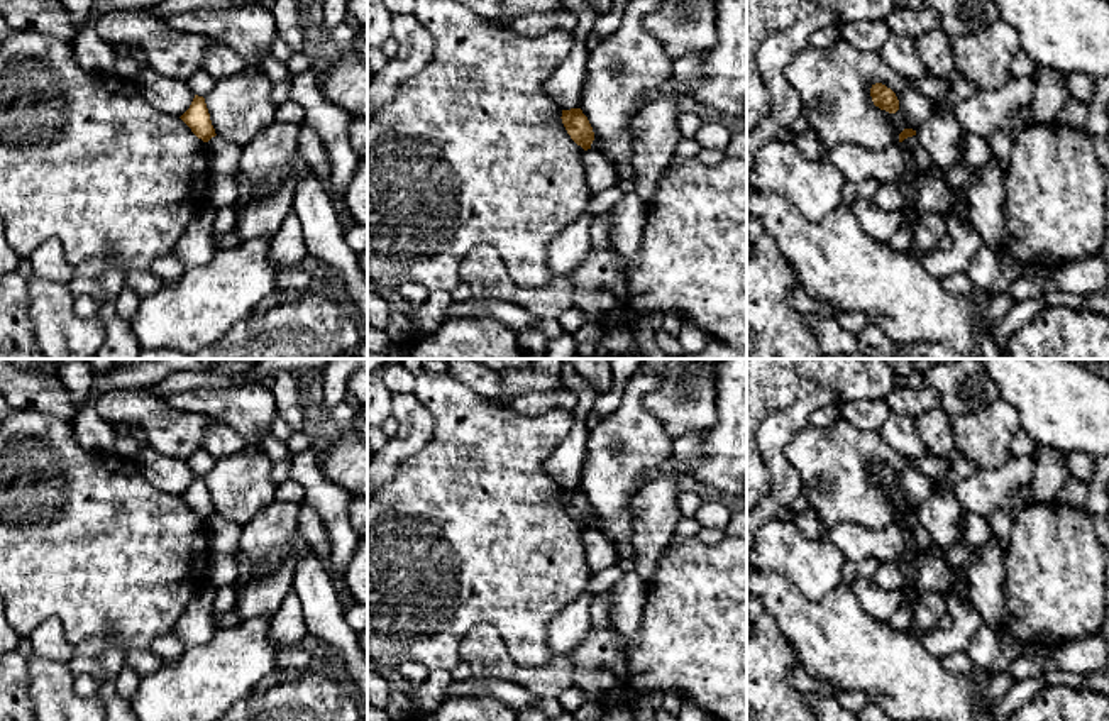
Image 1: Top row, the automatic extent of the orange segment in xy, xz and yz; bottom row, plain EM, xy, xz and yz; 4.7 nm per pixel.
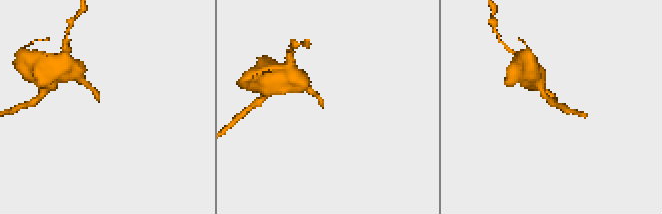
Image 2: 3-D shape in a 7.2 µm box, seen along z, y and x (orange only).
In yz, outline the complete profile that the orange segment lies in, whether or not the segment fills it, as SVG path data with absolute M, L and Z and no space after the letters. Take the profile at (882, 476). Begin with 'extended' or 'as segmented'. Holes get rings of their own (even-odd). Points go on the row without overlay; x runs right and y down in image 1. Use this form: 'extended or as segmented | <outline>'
as segmented | M882 462L872 464L870 476L874 484L880 489L886 489L889 493L896 493L899 489L899 479L896 472Z

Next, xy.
as segmented | M195 474L190 487L179 498L203 521L217 515L203 476Z

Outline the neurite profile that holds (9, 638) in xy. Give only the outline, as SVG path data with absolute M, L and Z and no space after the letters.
M0 597L0 658L14 652L20 643L22 636L14 630L5 614L5 603Z

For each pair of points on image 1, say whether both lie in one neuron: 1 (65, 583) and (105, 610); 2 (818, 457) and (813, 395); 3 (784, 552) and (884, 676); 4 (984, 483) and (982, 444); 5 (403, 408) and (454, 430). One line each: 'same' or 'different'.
1: same
2: different
3: different
4: different
5: different

